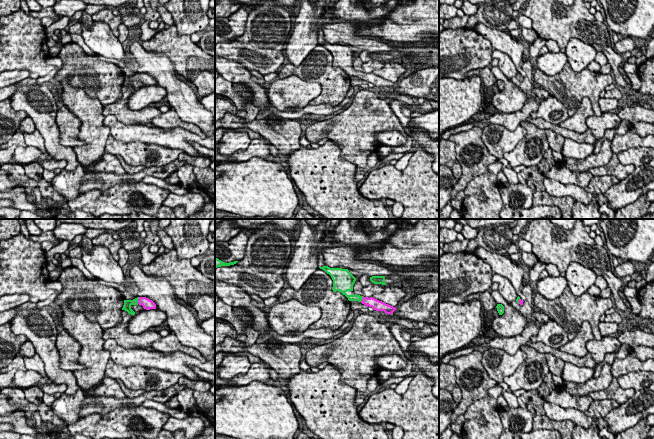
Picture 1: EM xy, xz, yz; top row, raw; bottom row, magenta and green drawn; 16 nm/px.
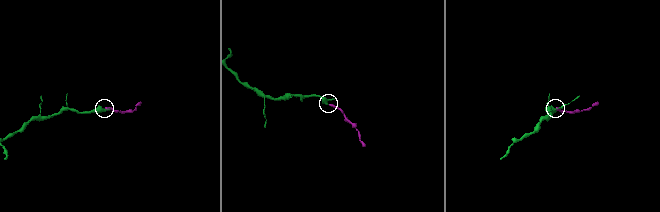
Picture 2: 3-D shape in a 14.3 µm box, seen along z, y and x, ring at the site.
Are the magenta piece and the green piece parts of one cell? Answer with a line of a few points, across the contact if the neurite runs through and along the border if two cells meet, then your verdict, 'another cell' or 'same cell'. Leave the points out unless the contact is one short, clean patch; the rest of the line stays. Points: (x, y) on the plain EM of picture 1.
line xy (147, 80), (144, 77), (138, 76), (127, 79); same cell

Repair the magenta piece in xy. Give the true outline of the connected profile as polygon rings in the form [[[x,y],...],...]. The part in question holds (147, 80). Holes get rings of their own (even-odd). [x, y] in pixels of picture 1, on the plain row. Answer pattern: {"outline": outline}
{"outline": [[[137,73],[133,76],[124,76],[124,81],[122,86],[127,87],[131,91],[135,91],[135,88],[131,85],[132,81],[142,81],[144,85],[150,86],[150,85],[156,85],[156,80],[146,74],[146,73]]]}

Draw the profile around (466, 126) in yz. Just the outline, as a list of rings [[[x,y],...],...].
[[[467,122],[467,123],[461,124],[457,127],[446,130],[441,136],[442,136],[442,139],[448,140],[450,135],[470,130],[473,127],[474,127],[473,123]]]

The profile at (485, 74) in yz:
[[[488,66],[480,69],[470,70],[466,74],[466,77],[472,77],[472,76],[479,76],[486,87],[492,87],[495,84],[494,75]]]

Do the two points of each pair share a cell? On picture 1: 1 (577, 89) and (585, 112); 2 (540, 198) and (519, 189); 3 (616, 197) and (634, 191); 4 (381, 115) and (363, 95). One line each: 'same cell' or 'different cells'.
1: different cells
2: different cells
3: same cell
4: same cell

